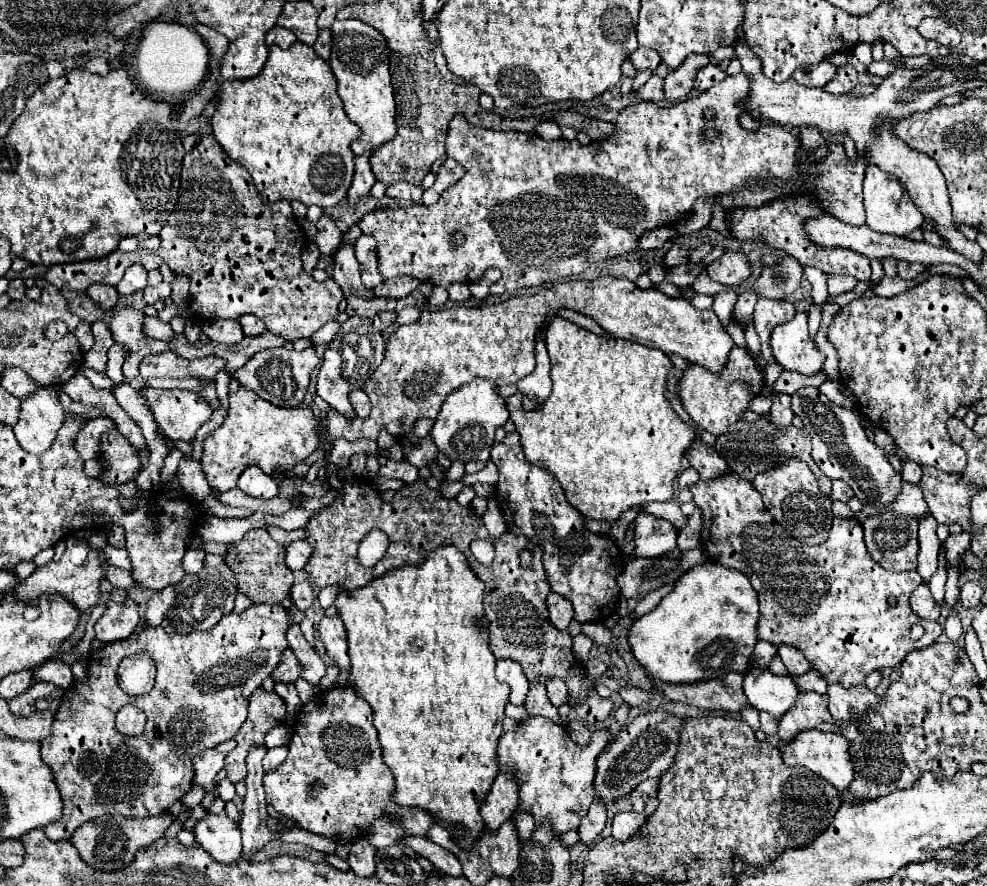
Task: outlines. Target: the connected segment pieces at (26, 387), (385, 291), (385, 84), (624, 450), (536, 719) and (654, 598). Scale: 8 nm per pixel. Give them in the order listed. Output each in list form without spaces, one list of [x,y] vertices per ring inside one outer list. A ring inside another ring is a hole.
[[[21,368],[17,370],[5,370],[5,378],[1,380],[1,386],[13,394],[15,398],[23,400],[23,398],[29,398],[31,394],[35,394],[37,388],[41,388],[29,374],[25,374]]]
[[[397,276],[391,280],[385,280],[383,284],[377,286],[377,296],[381,298],[405,298],[409,296],[421,282],[411,276]]]
[[[335,20],[331,34],[329,66],[337,78],[337,94],[343,98],[349,120],[361,128],[361,136],[351,144],[353,154],[359,156],[365,150],[385,144],[397,132],[395,100],[389,74],[389,48],[385,46],[385,38],[381,38],[377,30],[361,20]]]
[[[565,318],[551,320],[545,342],[551,358],[551,396],[533,412],[525,412],[523,408],[511,410],[511,420],[521,436],[525,458],[549,470],[565,490],[567,502],[591,520],[613,522],[623,510],[633,506],[671,500],[675,494],[675,478],[681,470],[681,458],[693,444],[695,432],[673,414],[663,396],[671,368],[671,360],[665,352],[617,338],[595,336]]]
[[[533,716],[529,722],[521,724],[517,732],[503,734],[497,748],[499,770],[511,772],[519,780],[521,802],[517,810],[531,812],[537,824],[551,820],[557,834],[577,830],[581,818],[587,814],[591,802],[595,800],[595,760],[605,748],[607,738],[609,734],[605,730],[599,730],[591,736],[591,744],[581,748],[569,738],[563,726],[557,726],[541,716]]]
[[[665,584],[663,588],[657,588],[657,590],[649,592],[649,594],[635,606],[635,610],[631,612],[631,618],[641,618],[643,614],[651,612],[651,610],[661,602],[661,598],[663,598],[669,590],[673,590],[673,584]]]

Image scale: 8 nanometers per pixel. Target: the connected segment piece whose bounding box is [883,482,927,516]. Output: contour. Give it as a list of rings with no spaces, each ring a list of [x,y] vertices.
[[[903,482],[903,490],[897,496],[897,502],[893,502],[893,506],[885,506],[883,510],[897,510],[899,514],[907,514],[907,516],[921,516],[927,510],[927,502],[921,498],[921,490],[913,484]]]

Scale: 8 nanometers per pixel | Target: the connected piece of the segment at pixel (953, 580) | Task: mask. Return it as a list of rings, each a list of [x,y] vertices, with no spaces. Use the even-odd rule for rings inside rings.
[[[945,564],[947,570],[947,592],[945,592],[945,602],[953,608],[957,604],[957,594],[959,594],[959,574],[953,570],[949,564]]]

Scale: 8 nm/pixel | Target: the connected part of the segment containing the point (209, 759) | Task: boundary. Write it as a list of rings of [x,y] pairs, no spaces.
[[[205,750],[195,760],[195,784],[201,784],[207,792],[217,792],[217,786],[213,786],[213,780],[219,770],[223,770],[225,754],[217,750]]]

